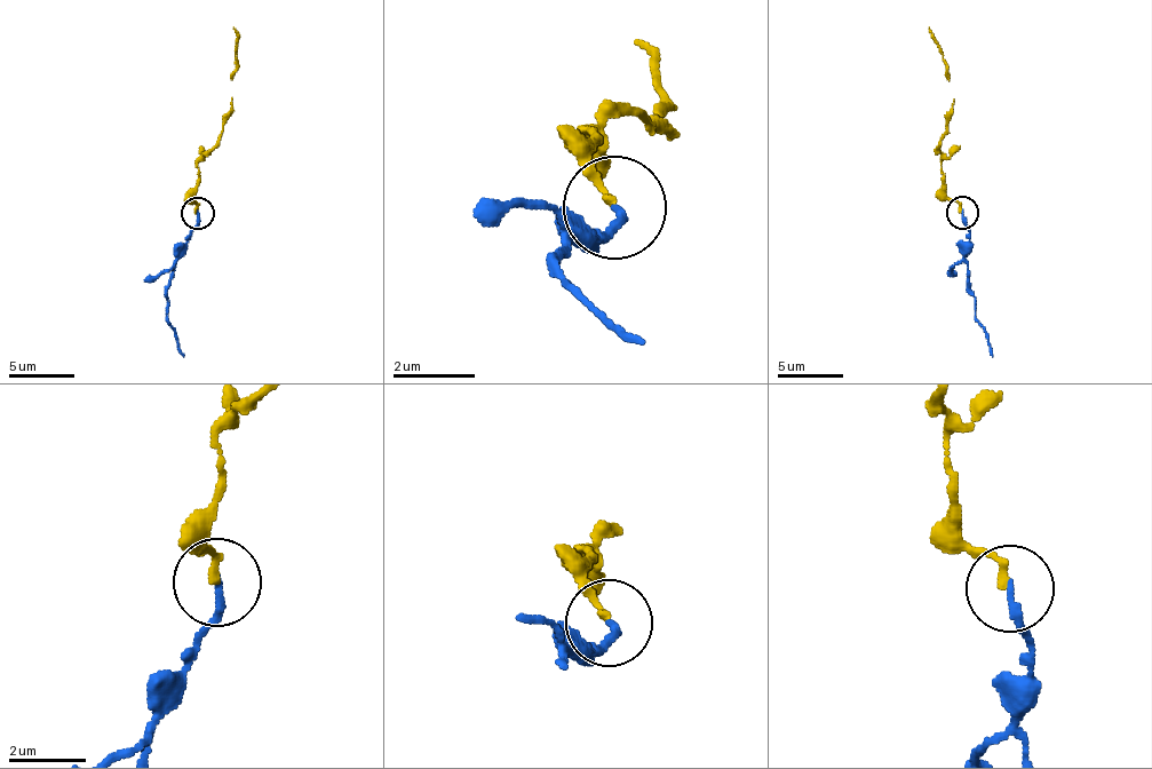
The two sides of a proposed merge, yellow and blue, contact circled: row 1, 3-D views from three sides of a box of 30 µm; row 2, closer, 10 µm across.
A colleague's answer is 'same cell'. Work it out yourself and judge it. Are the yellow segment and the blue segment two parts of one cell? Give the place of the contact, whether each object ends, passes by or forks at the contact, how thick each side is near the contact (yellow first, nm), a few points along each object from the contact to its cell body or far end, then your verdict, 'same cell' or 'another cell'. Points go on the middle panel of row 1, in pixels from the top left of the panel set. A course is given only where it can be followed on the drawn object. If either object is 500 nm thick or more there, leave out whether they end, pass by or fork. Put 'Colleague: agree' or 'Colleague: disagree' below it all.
place (614, 207); yellow ends; blue ends; calibres 170 and 200 nm; course yellow (617, 205), (589, 150), (585, 131), (638, 115), (675, 136), (656, 56), (633, 45); course blue (617, 205), (604, 230), (578, 223), (585, 227), (555, 266), (605, 318), (646, 345); same cell
Colleague: agree

